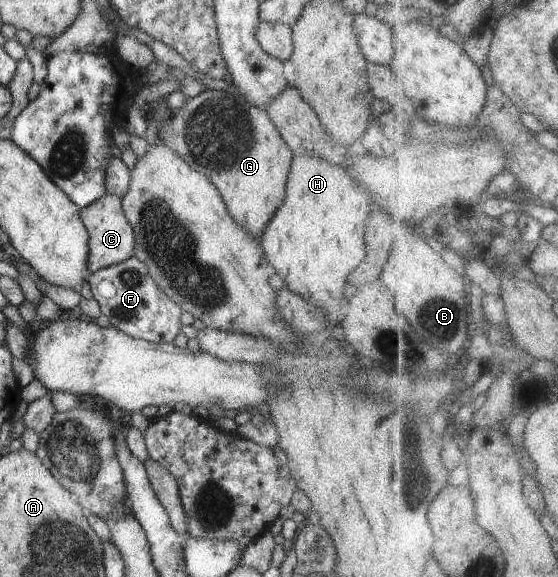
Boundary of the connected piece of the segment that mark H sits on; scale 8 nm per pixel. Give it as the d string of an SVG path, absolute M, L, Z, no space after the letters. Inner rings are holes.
M293 156L283 206L275 212L273 224L267 224L261 236L261 248L285 282L286 290L301 298L305 296L309 304L321 308L336 331L347 276L363 263L367 254L367 216L369 194L357 188L342 165L333 166L317 156Z

